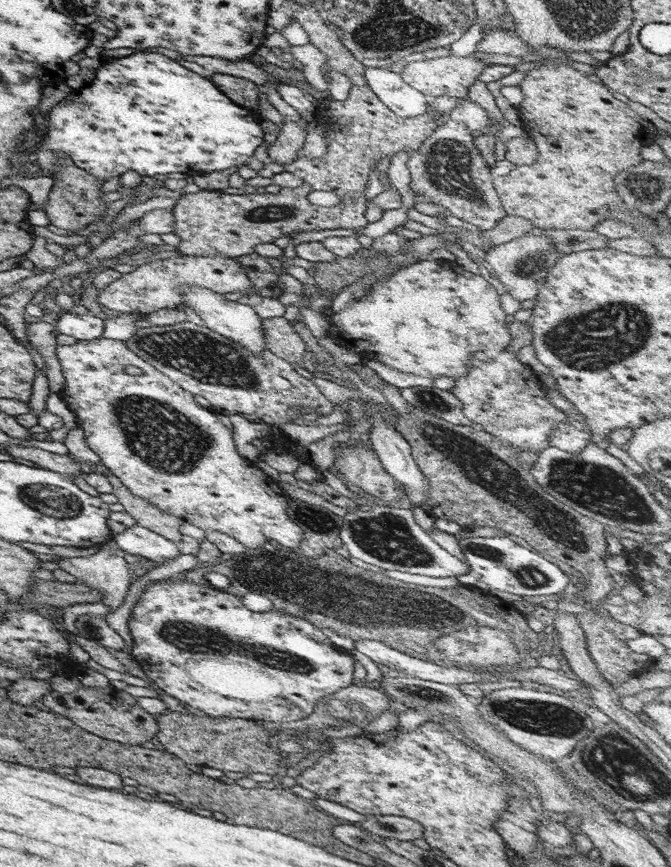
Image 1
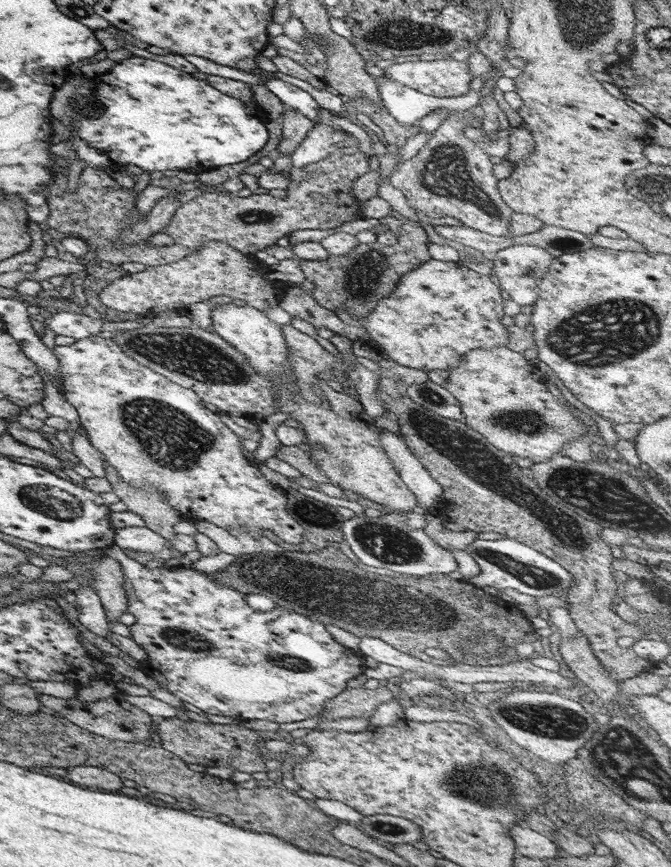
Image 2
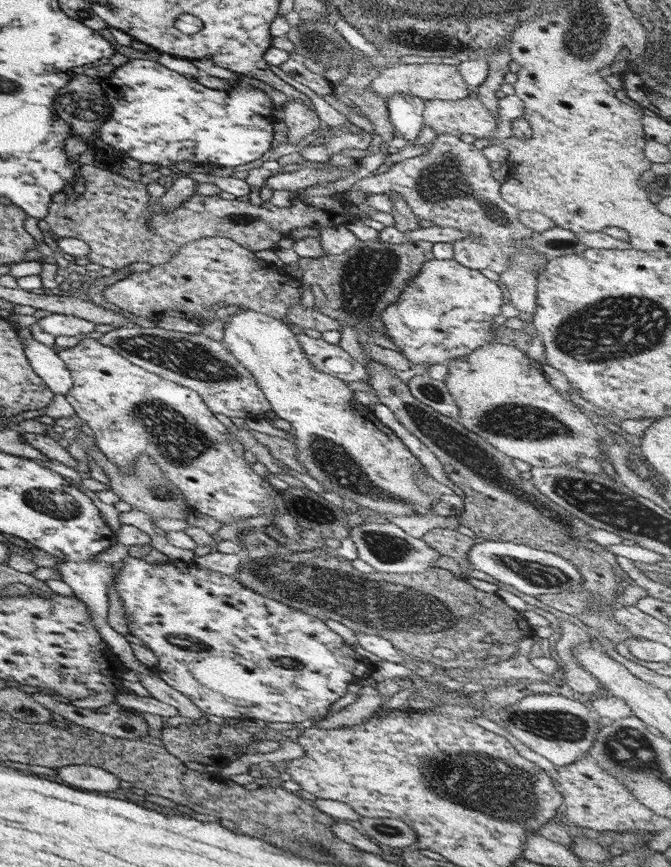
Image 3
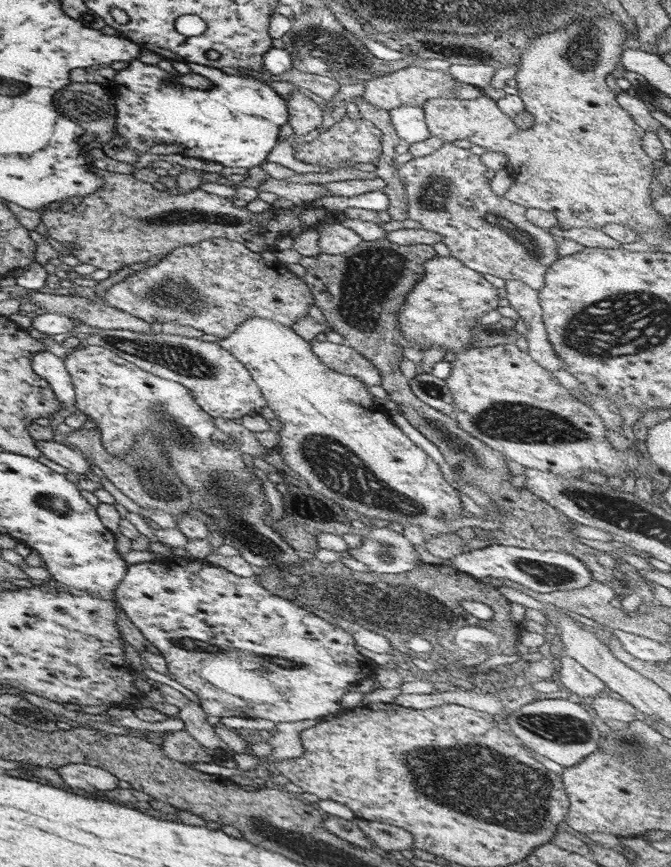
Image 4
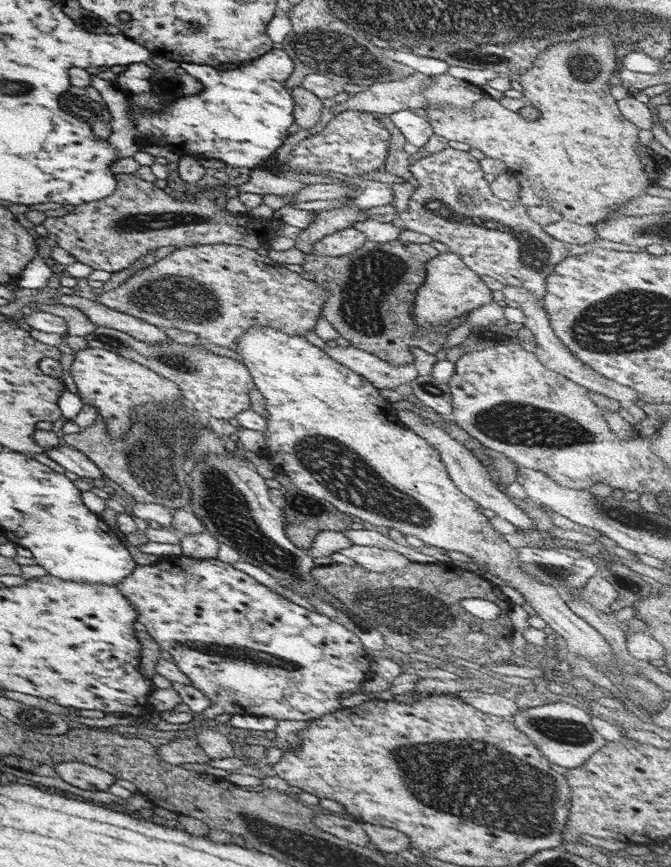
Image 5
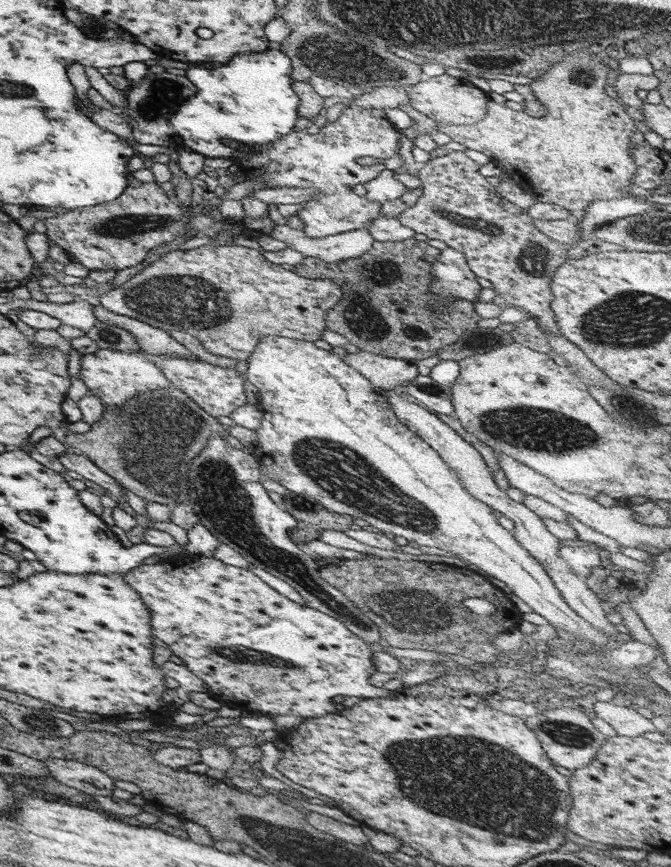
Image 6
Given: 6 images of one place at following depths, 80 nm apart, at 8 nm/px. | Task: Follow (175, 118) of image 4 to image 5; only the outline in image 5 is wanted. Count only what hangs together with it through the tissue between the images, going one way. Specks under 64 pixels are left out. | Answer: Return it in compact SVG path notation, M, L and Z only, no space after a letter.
M269 50L253 61L227 65L226 70L213 69L214 66L184 64L183 69L197 82L203 82L197 96L183 95L175 100L159 100L150 92L149 76L154 71L144 63L125 65L125 70L117 74L113 89L125 95L130 109L128 116L134 124L136 142L139 146L159 146L177 151L179 155L201 159L215 159L231 167L255 168L262 166L269 156L281 146L288 135L287 128L293 124L293 103L290 90L284 88L284 81L292 72L292 61L283 50Z

